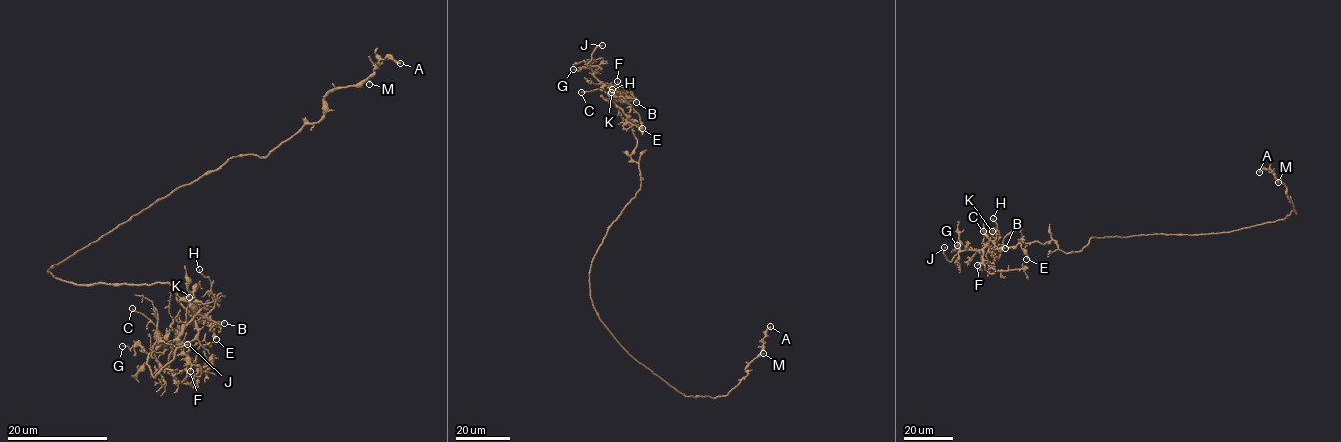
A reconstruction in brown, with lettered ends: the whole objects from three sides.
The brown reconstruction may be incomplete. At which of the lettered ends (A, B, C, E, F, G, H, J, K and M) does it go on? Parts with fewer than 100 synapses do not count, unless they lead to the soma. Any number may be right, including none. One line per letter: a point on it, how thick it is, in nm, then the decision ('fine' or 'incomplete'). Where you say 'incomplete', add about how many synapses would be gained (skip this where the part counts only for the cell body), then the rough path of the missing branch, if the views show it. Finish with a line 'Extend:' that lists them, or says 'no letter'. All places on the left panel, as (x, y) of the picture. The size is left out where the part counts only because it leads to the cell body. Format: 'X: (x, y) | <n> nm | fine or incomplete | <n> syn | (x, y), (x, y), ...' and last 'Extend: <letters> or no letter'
A: (400, 63) | 200 nm | fine
B: (224, 323) | 200 nm | fine
C: (132, 308) | 130 nm | fine
E: (216, 339) | 400 nm | fine
F: (190, 371) | 110 nm | fine
G: (122, 346) | 80 nm | fine
H: (199, 269) | 100 nm | fine
J: (187, 344) | 220 nm | incomplete | (187, 344), (235, 324), (262, 322), (298, 295), (310, 298)
K: (189, 297) | 240 nm | fine
M: (369, 84) | 120 nm | fine
Extend: J

